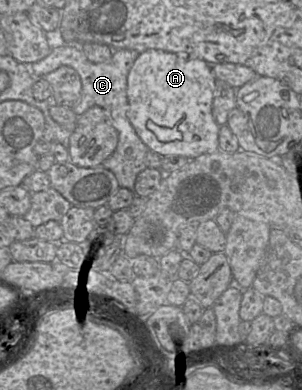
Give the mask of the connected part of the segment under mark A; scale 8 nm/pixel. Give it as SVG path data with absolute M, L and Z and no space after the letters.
M162 50L140 52L127 79L127 117L155 154L197 158L219 151L219 126L212 114L216 78L212 65L188 54Z

